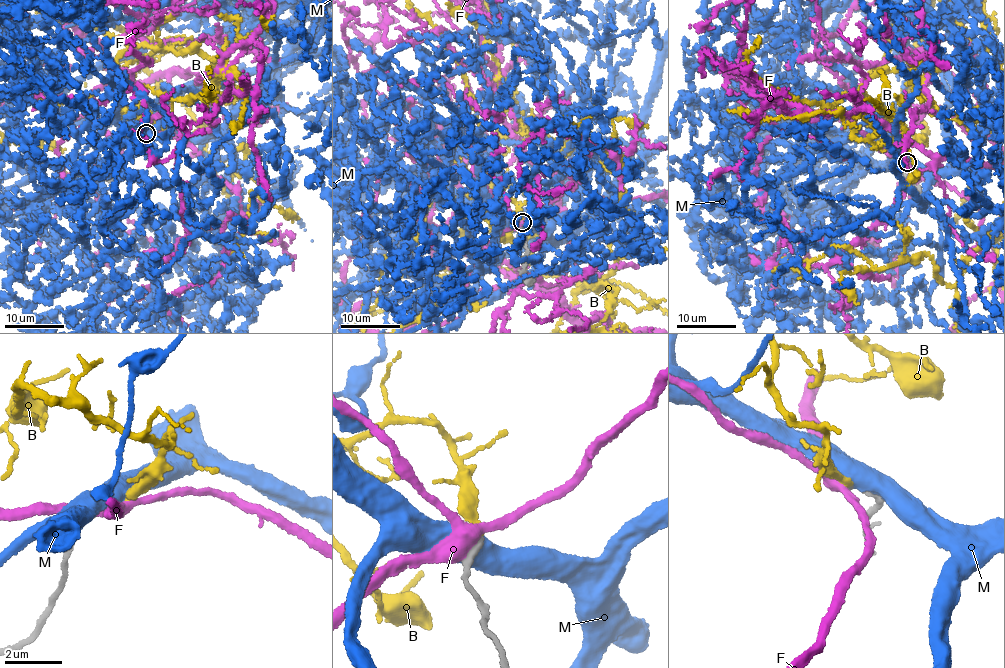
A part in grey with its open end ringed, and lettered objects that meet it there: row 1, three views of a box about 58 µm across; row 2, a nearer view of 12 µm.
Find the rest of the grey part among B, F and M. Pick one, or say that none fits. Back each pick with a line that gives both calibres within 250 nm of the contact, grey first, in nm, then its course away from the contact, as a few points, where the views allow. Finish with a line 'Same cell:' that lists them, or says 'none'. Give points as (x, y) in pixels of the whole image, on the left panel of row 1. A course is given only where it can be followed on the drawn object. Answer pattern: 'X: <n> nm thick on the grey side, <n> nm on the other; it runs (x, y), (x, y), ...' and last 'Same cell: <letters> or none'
B: 240 nm thick on the grey side, 320 nm on the other
Same cell: B

